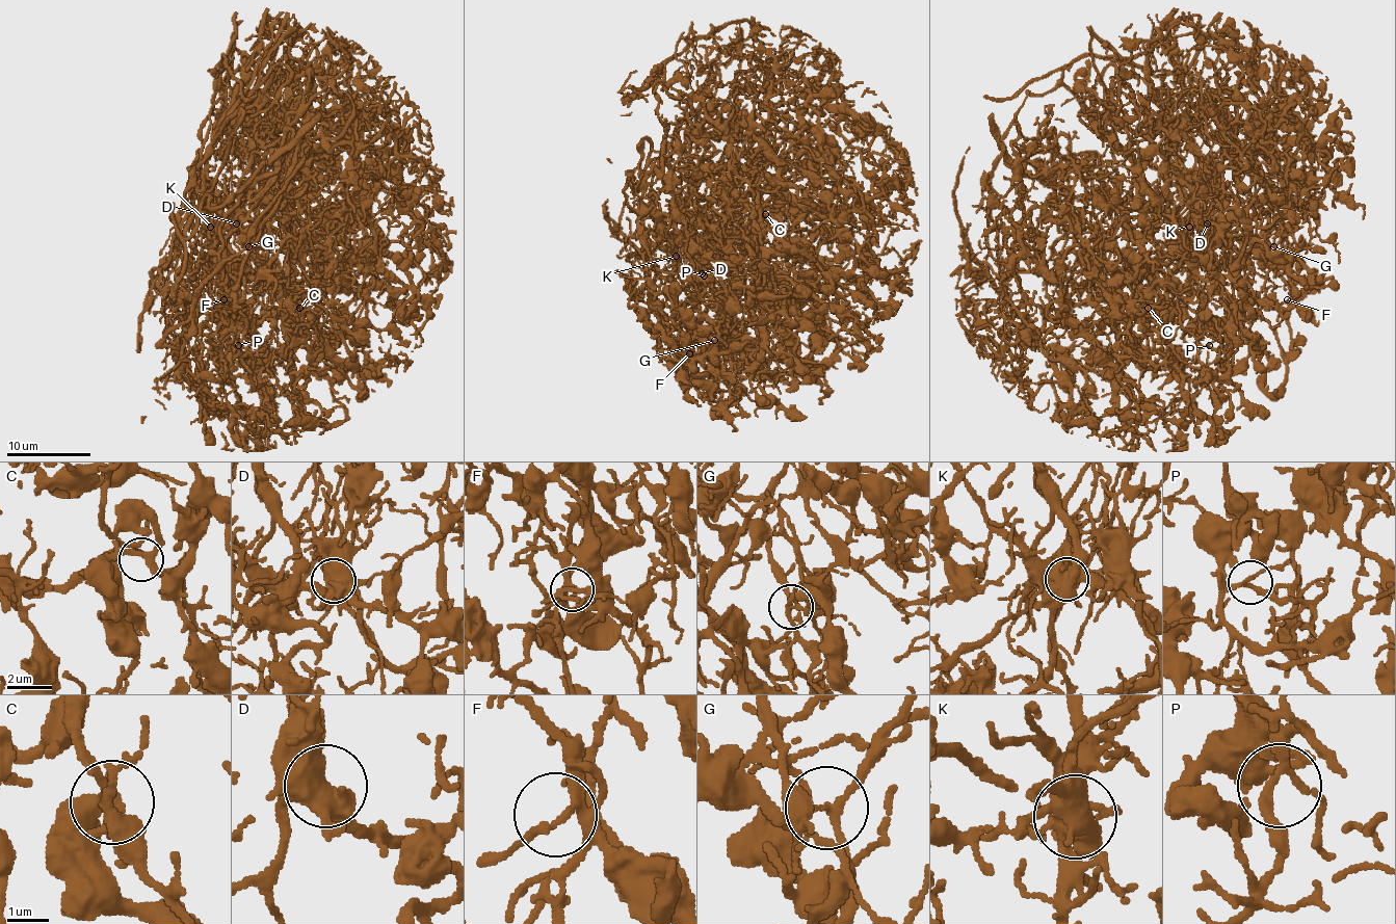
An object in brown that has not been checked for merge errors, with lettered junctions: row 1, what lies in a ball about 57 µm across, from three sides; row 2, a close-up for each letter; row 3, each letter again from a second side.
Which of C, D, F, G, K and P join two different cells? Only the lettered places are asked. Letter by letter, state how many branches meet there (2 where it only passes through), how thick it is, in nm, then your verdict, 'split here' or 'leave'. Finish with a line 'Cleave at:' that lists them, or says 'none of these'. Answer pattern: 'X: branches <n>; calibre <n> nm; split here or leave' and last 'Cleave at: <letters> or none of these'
C: branches 4; calibre 280 nm; leave
D: branches 5; calibre 550 nm; leave
F: branches 4; calibre 160 nm; leave
G: branches 4; calibre 170 nm; split here
K: branches 7; calibre 650 nm; split here
P: branches 3; calibre 190 nm; leave
Cleave at: G, K

